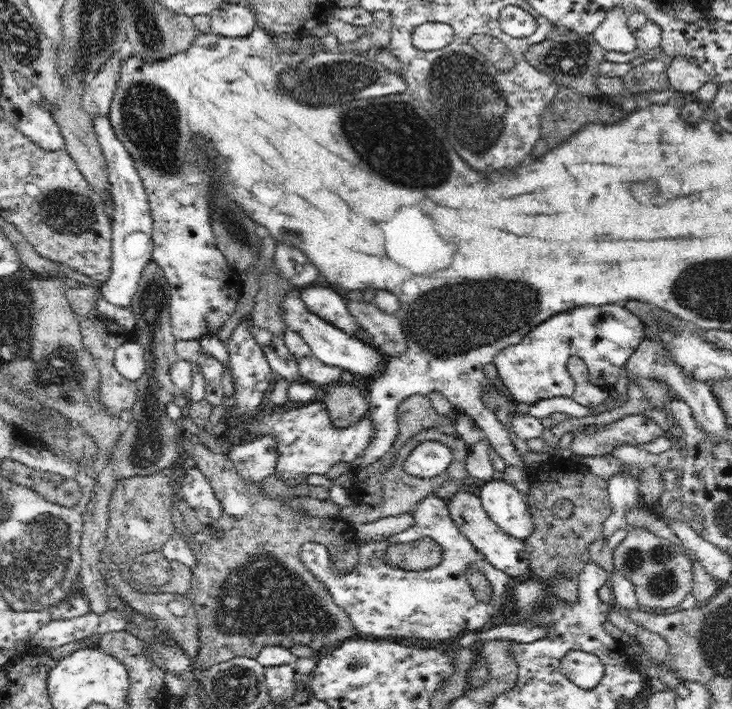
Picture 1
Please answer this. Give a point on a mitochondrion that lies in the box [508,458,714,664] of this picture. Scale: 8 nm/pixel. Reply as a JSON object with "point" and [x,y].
{"point":[654,565]}

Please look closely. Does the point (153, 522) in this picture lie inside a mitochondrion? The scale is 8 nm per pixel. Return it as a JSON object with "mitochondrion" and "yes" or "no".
{"mitochondrion":"no"}

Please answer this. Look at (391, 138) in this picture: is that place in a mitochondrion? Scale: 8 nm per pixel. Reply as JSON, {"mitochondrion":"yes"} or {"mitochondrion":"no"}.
{"mitochondrion":"yes"}

